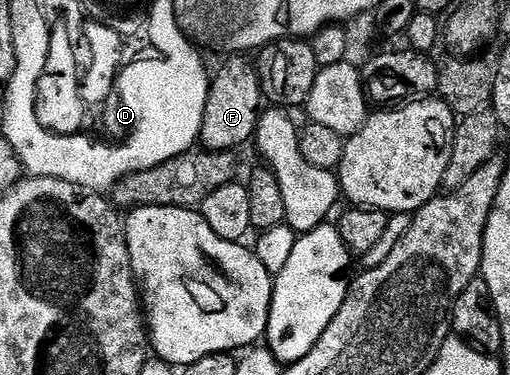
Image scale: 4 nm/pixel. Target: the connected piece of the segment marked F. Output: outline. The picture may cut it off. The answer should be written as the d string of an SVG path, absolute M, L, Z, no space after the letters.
M235 55L230 58L231 62L228 63L227 66L224 67L223 70L220 71L219 74L214 74L213 80L211 82L211 91L207 96L207 106L205 107L205 115L203 116L203 131L201 134L201 145L204 150L210 151L212 153L226 153L228 151L235 151L238 150L238 145L243 145L246 143L247 140L249 142L256 136L258 131L259 125L259 118L261 114L261 110L264 108L265 103L263 103L263 89L265 93L265 85L259 82L259 73L255 70L255 65L248 59L246 56L243 55Z

